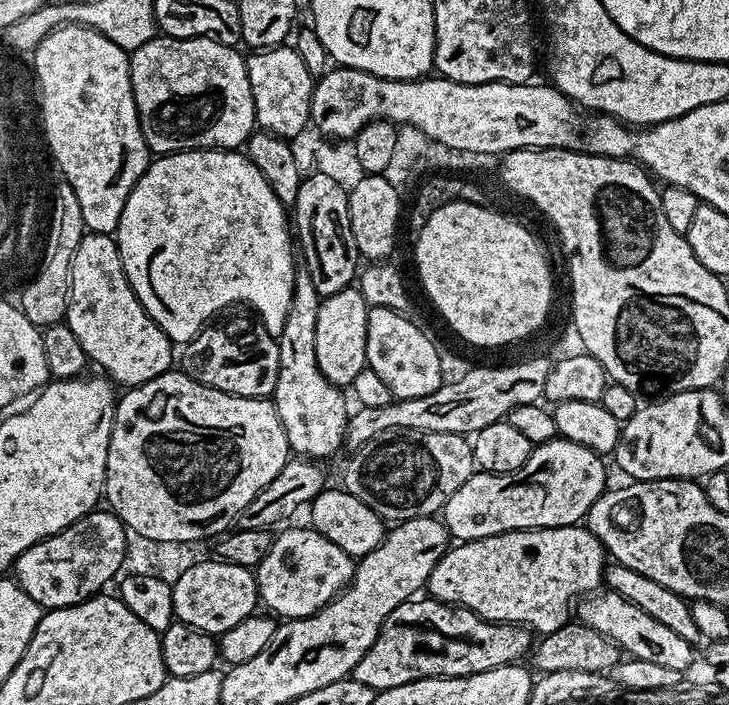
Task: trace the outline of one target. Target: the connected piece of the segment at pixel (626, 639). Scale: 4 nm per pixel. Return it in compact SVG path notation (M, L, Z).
M607 590L597 591L587 598L581 599L579 623L598 630L608 640L614 641L621 650L631 658L642 658L646 662L654 662L654 666L666 666L670 670L687 673L687 668L692 664L693 645L687 644L674 630L662 626L662 622L654 622L650 614L638 610L634 602L626 602L618 594Z

